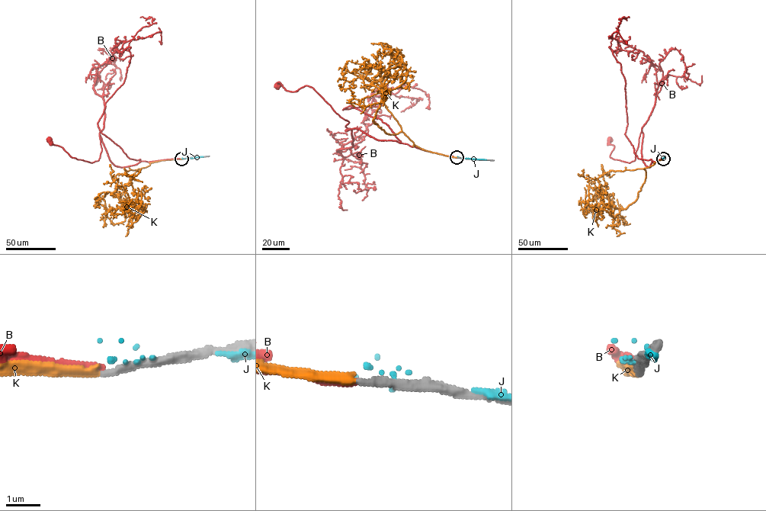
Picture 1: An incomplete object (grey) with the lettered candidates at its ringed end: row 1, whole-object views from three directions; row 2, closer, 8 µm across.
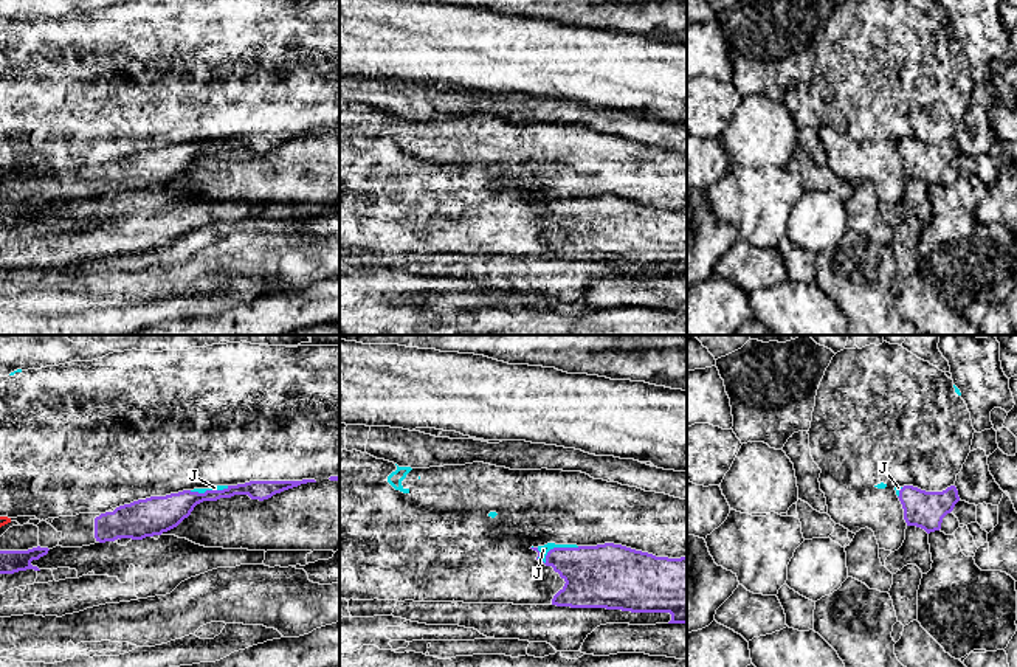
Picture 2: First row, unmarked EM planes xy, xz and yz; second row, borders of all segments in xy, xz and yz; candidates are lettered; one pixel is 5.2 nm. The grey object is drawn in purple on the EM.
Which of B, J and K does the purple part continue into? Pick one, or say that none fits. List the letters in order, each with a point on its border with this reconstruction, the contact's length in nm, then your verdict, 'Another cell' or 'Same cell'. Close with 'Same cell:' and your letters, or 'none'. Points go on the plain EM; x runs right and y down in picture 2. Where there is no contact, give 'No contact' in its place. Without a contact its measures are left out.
B: No contact. Another cell
J: Touches purple at xz (555, 200). Shared border 240 nm. Another cell
K: No contact. Same cell
Same cell: K

